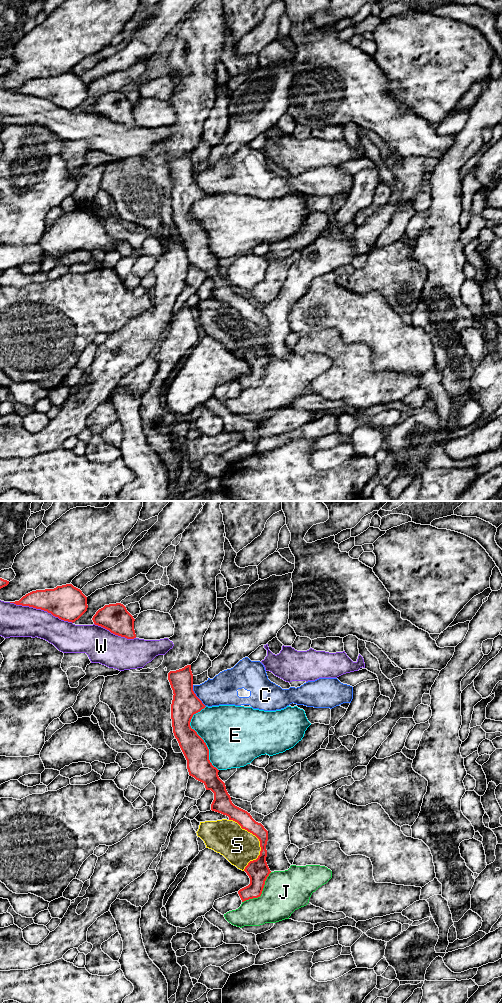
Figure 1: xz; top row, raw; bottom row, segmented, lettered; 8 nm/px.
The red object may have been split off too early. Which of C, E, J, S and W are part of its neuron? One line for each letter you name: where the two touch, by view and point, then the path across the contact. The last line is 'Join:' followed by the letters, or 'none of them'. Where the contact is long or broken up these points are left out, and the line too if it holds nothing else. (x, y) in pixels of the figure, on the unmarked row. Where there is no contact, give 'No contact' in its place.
Join: none of them

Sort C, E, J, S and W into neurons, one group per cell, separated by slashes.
C / E / J / S / W

